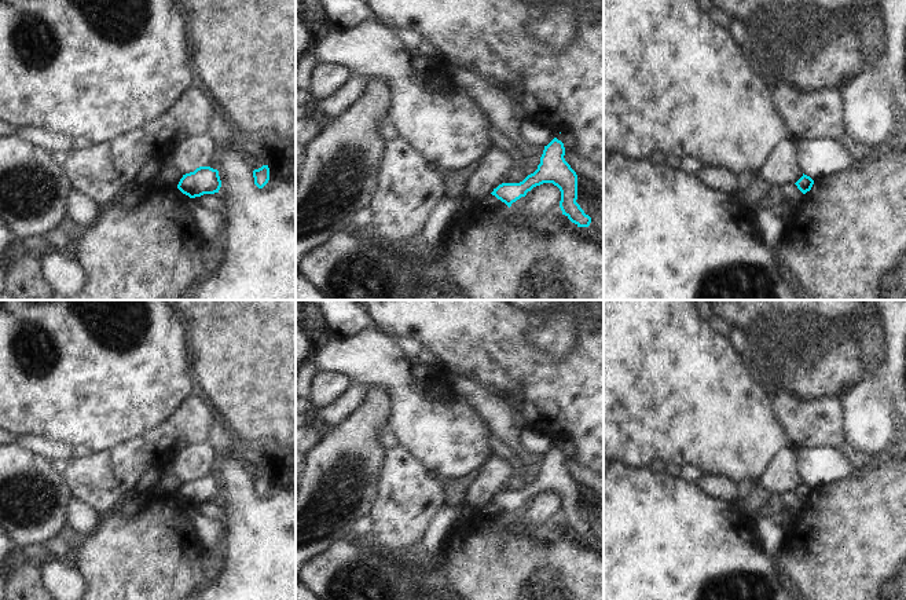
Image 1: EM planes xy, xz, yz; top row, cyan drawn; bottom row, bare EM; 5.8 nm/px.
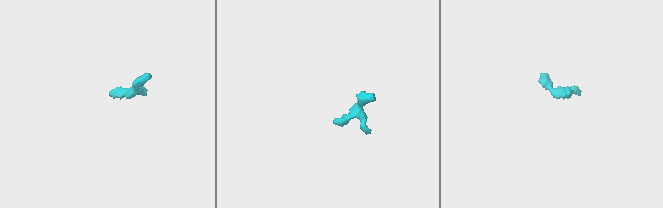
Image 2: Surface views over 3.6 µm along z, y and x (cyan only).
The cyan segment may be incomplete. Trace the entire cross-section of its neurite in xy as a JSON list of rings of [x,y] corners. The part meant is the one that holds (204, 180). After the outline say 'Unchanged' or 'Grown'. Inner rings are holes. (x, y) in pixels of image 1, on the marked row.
[[[199,167],[194,172],[183,175],[177,184],[177,189],[190,198],[219,193],[220,187],[219,171],[210,167]]]. Unchanged

